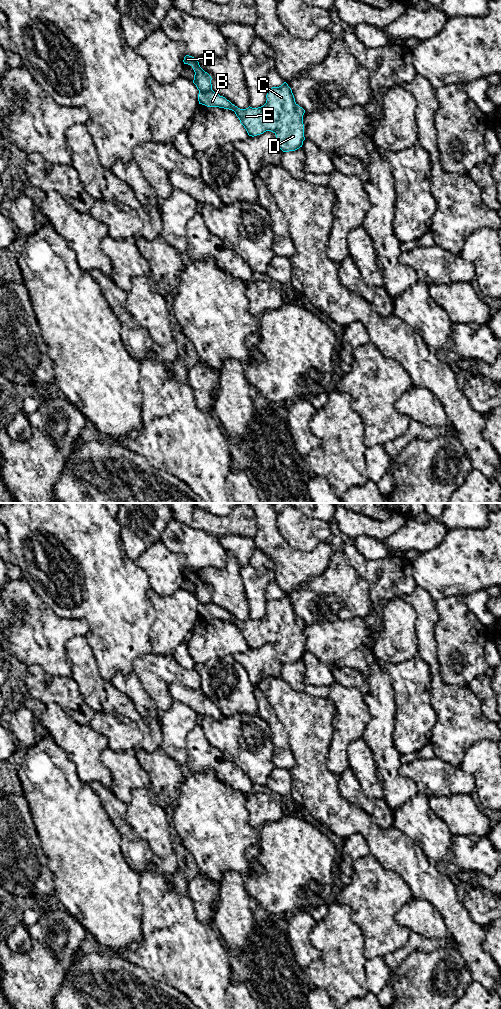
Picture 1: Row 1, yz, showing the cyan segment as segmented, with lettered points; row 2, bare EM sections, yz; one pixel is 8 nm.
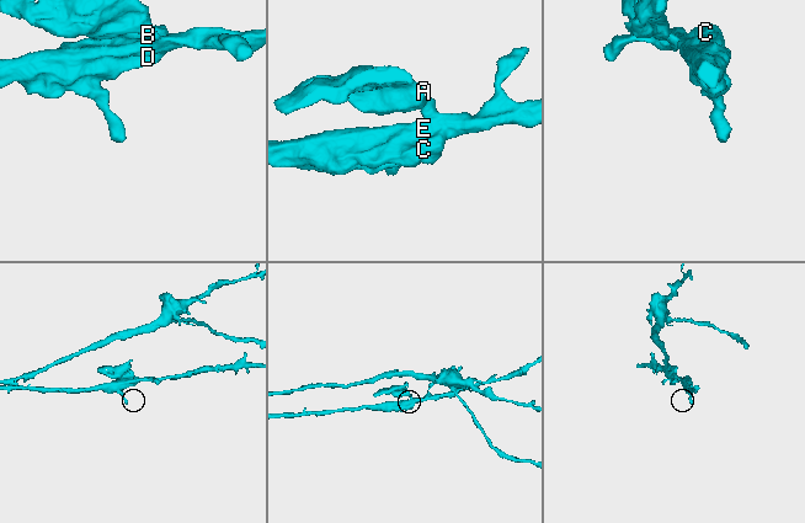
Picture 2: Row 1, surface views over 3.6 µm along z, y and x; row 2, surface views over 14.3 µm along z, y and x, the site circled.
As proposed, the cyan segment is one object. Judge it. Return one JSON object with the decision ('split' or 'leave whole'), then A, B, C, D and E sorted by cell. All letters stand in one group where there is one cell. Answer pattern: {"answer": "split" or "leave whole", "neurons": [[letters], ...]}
{"answer": "split", "neurons": [["A"], ["B", "C", "D", "E"]]}

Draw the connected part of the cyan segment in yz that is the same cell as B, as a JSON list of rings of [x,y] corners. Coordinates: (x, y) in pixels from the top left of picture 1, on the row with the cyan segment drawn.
[[[286,82],[279,87],[268,88],[266,98],[266,103],[261,107],[240,109],[213,90],[198,94],[199,104],[234,111],[249,136],[271,131],[283,152],[302,147],[305,140],[305,110],[295,102],[291,88]]]

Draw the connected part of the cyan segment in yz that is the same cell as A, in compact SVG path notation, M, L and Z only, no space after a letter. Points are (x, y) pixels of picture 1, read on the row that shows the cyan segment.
M186 55L183 60L184 64L191 65L195 75L193 83L196 85L200 93L206 93L212 90L211 76L205 72L199 65L198 59Z

